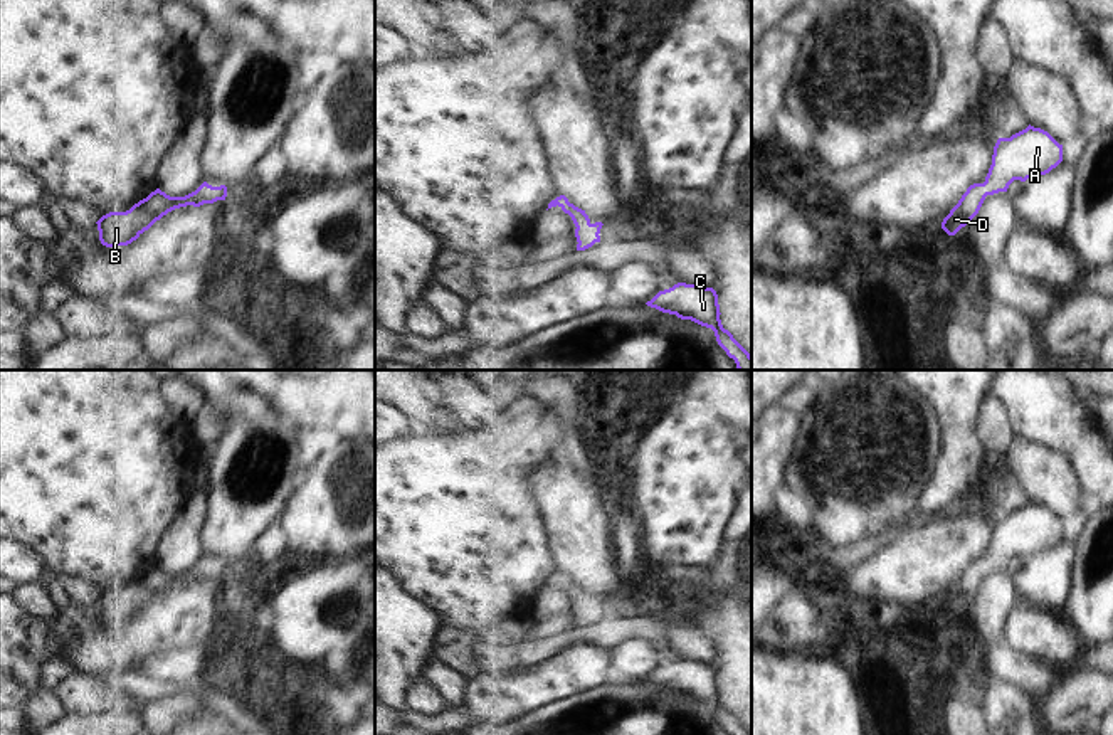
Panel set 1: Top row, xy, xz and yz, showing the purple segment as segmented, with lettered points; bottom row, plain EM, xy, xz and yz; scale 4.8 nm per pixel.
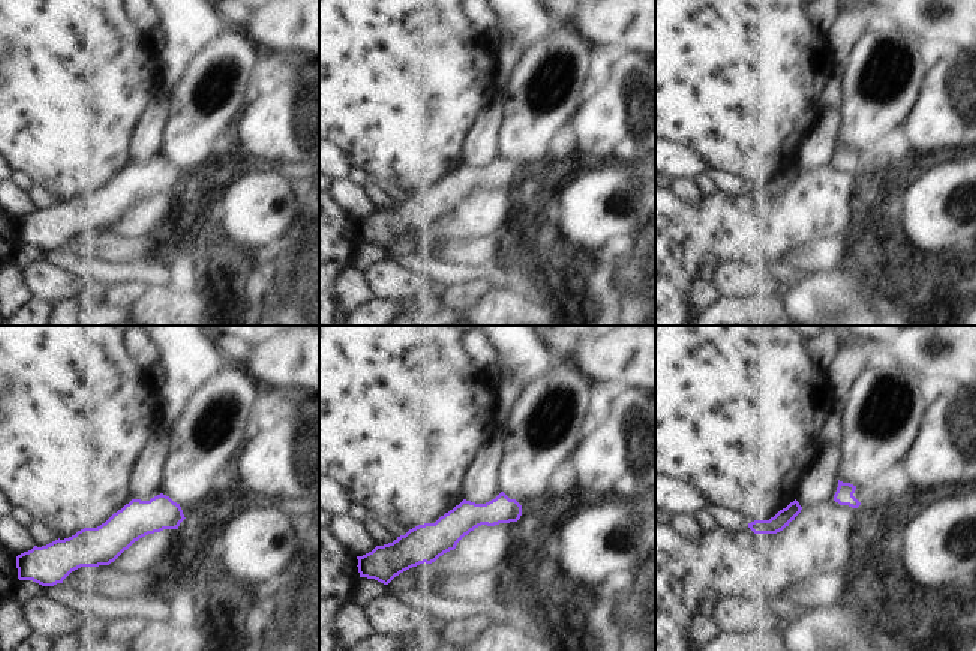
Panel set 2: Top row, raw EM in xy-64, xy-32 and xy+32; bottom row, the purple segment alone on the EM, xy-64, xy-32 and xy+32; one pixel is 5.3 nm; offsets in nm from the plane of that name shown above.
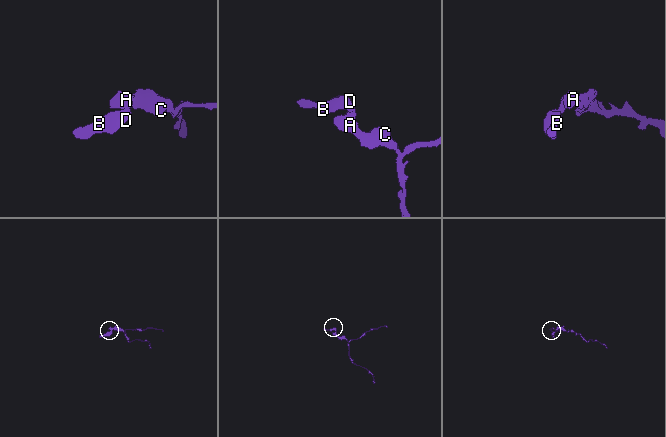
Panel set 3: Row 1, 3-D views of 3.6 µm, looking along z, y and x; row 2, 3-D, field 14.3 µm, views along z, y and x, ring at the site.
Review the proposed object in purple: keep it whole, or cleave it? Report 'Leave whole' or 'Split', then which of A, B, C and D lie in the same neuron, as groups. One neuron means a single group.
Leave whole. Groups: A B C D

